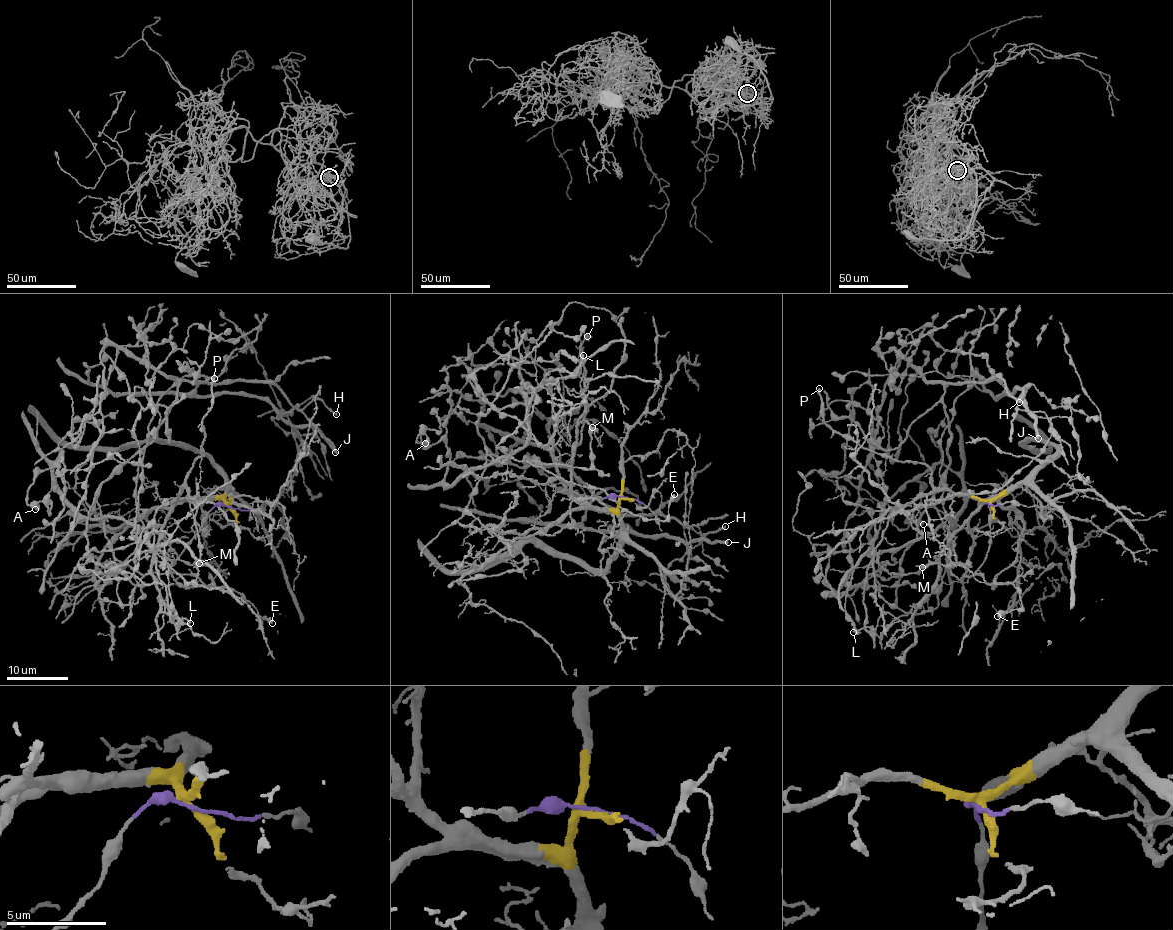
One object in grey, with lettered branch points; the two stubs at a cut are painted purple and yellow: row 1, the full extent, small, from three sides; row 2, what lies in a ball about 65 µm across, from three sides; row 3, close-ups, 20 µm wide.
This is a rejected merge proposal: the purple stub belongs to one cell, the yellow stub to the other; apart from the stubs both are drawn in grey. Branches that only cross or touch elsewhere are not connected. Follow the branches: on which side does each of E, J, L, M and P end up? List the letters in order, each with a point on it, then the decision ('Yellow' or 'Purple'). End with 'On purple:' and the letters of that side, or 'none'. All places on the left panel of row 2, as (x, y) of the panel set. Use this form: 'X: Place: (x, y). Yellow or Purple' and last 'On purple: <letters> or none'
E: Place: (272, 623). Purple
J: Place: (335, 452). Yellow
L: Place: (190, 623). Yellow
M: Place: (199, 563). Yellow
P: Place: (214, 378). Yellow
On purple: E

